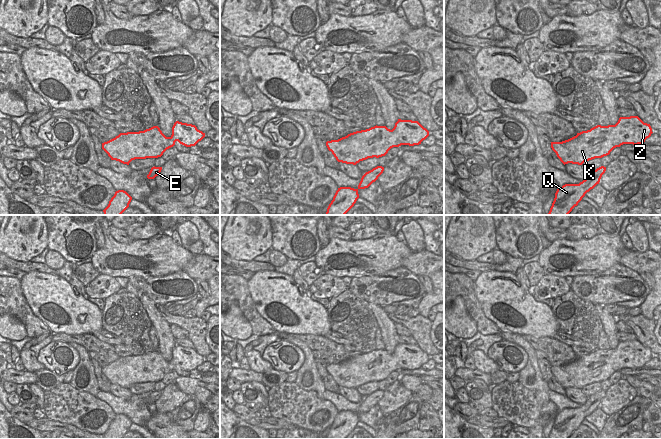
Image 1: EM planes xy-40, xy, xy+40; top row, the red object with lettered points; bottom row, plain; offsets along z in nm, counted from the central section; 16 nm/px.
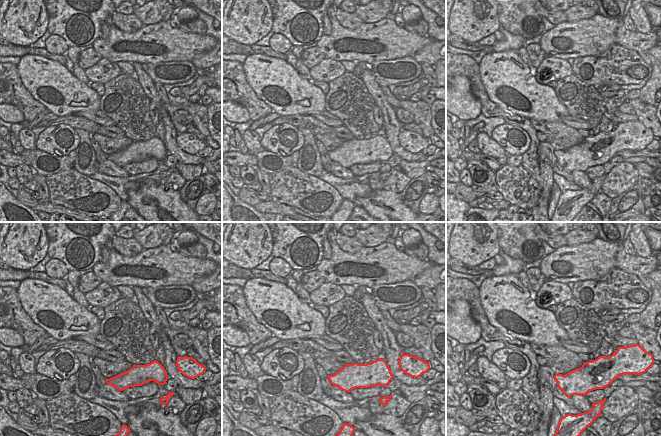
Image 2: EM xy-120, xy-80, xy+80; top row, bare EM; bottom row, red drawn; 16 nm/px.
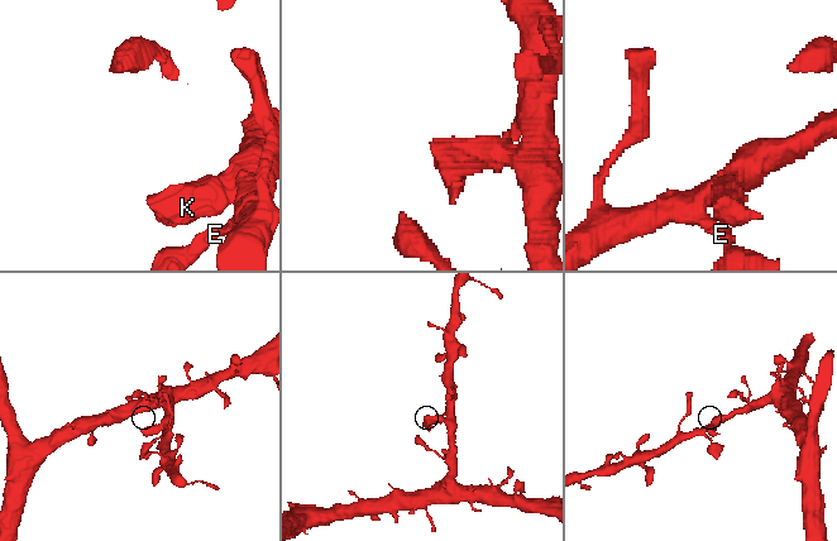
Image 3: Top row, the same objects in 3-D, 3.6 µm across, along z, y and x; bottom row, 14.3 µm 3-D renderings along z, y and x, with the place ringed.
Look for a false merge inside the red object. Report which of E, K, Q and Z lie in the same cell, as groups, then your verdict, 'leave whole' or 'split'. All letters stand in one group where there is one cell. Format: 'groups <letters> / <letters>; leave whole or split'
groups E K Q Z; leave whole

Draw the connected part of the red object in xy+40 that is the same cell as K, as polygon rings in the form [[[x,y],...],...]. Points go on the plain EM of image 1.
[[[638,340],[620,341],[615,349],[597,349],[590,354],[577,357],[568,364],[551,366],[551,372],[564,389],[568,387],[582,389],[586,385],[609,379],[614,372],[623,368],[642,368],[652,357],[650,348],[644,347]]]

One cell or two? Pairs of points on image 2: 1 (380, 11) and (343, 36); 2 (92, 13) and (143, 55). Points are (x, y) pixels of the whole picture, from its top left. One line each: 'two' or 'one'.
1: two
2: two

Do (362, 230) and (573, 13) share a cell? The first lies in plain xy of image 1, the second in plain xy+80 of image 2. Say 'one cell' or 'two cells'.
one cell

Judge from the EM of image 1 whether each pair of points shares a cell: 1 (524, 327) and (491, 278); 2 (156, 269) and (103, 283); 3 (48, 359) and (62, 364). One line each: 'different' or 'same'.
1: same
2: different
3: same

